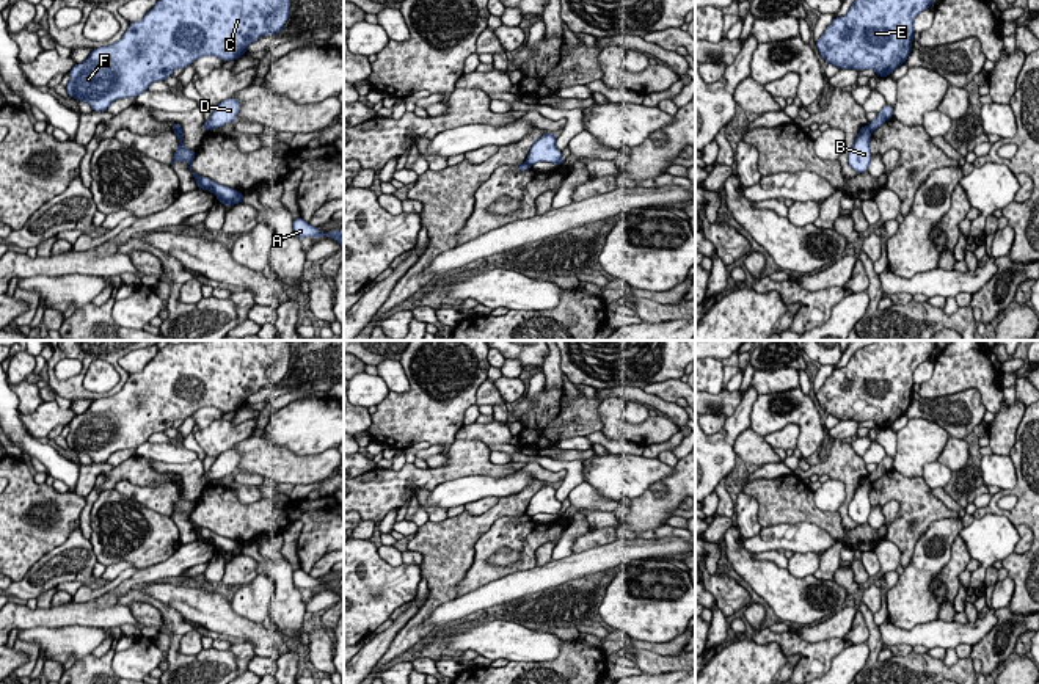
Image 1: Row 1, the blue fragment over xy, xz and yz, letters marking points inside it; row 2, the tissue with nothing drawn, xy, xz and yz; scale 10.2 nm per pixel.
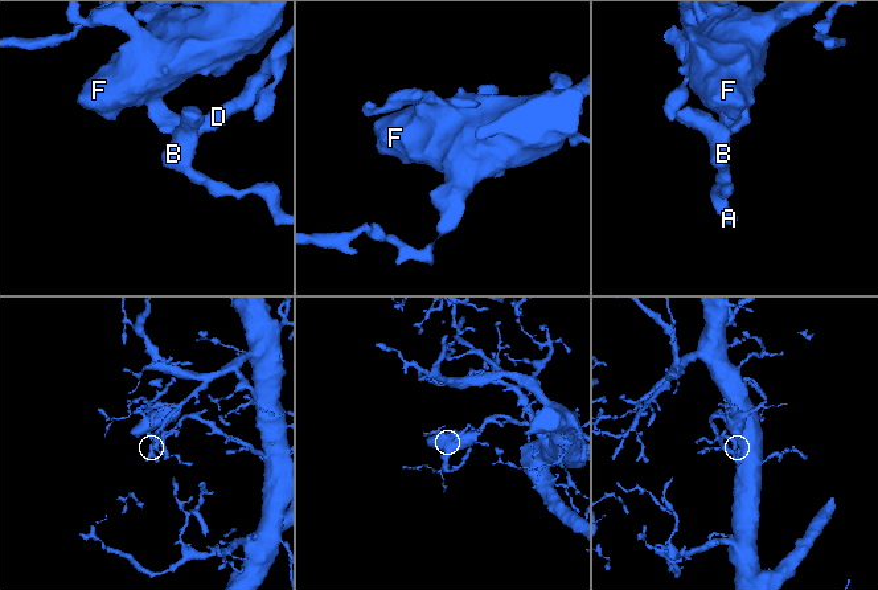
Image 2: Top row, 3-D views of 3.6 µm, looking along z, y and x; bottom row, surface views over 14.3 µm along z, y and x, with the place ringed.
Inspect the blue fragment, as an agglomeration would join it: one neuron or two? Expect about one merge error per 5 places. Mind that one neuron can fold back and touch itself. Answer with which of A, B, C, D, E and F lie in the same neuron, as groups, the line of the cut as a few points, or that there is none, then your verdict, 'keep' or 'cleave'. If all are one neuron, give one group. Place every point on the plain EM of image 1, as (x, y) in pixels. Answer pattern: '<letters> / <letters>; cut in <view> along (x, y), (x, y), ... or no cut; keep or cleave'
A B D / C E F; cut in yz along (868, 477), (871, 482); cleave

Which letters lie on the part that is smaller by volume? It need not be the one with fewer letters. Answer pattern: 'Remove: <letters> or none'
Remove: C, E, F

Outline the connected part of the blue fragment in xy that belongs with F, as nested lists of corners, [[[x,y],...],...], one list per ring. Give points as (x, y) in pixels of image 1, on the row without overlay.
[[[204,340],[168,344],[138,373],[130,373],[124,387],[115,395],[93,400],[89,408],[69,422],[66,442],[69,449],[85,452],[94,463],[107,463],[111,453],[135,449],[154,435],[163,433],[176,420],[185,420],[199,408],[218,408],[221,413],[237,411],[246,398],[267,386],[279,386],[290,364],[289,340]]]

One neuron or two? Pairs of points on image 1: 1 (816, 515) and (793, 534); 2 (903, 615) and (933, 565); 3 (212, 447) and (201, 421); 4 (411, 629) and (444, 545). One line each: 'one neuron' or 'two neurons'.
1: two neurons
2: one neuron
3: two neurons
4: one neuron

